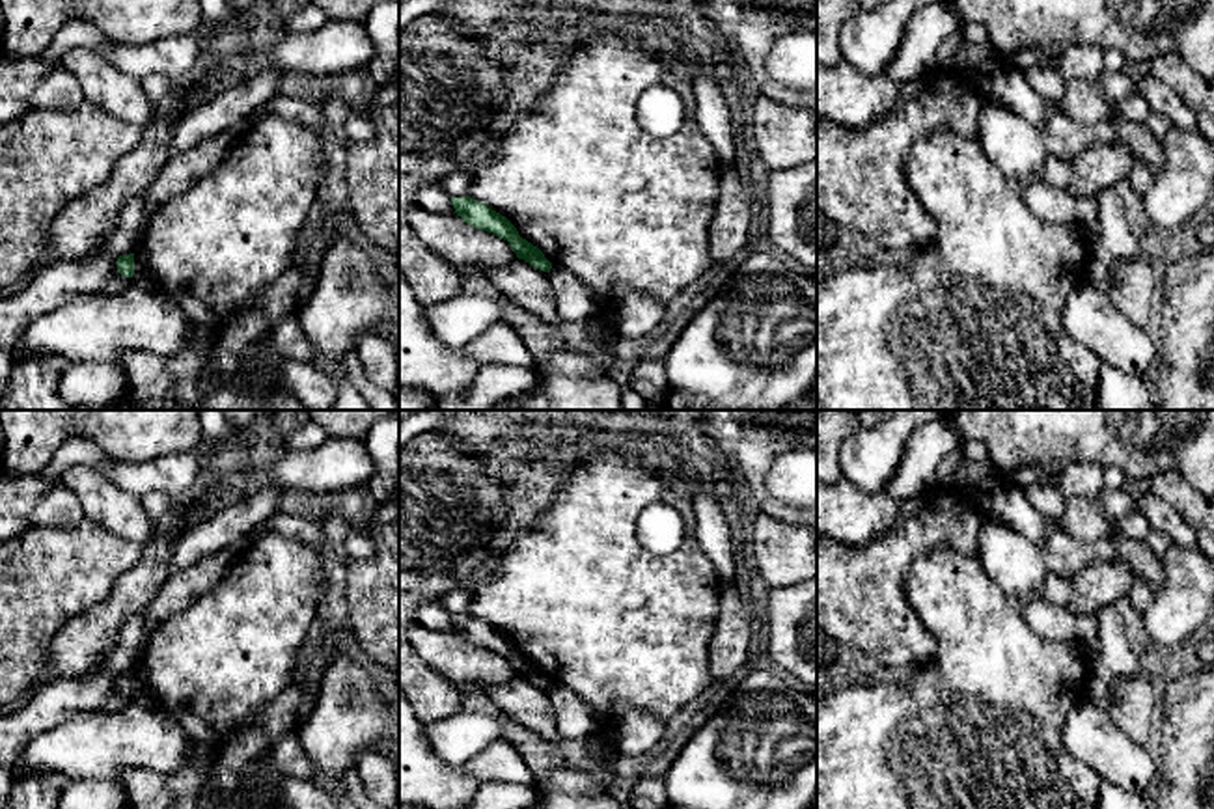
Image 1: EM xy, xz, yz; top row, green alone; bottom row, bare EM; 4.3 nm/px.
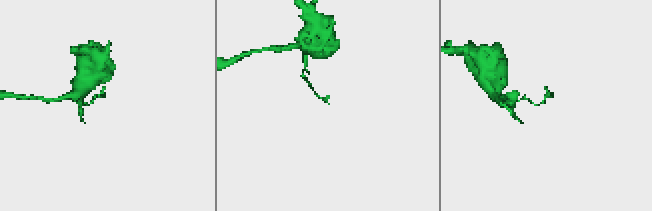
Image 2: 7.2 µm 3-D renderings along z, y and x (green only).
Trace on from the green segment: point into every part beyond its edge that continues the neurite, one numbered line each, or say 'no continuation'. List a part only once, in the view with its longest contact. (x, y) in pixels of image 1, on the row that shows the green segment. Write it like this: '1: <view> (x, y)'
no continuation

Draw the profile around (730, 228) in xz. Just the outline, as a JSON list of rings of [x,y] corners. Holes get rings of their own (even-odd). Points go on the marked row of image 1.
[[[742,170],[722,171],[709,244],[709,255],[714,268],[746,248],[753,194]]]

